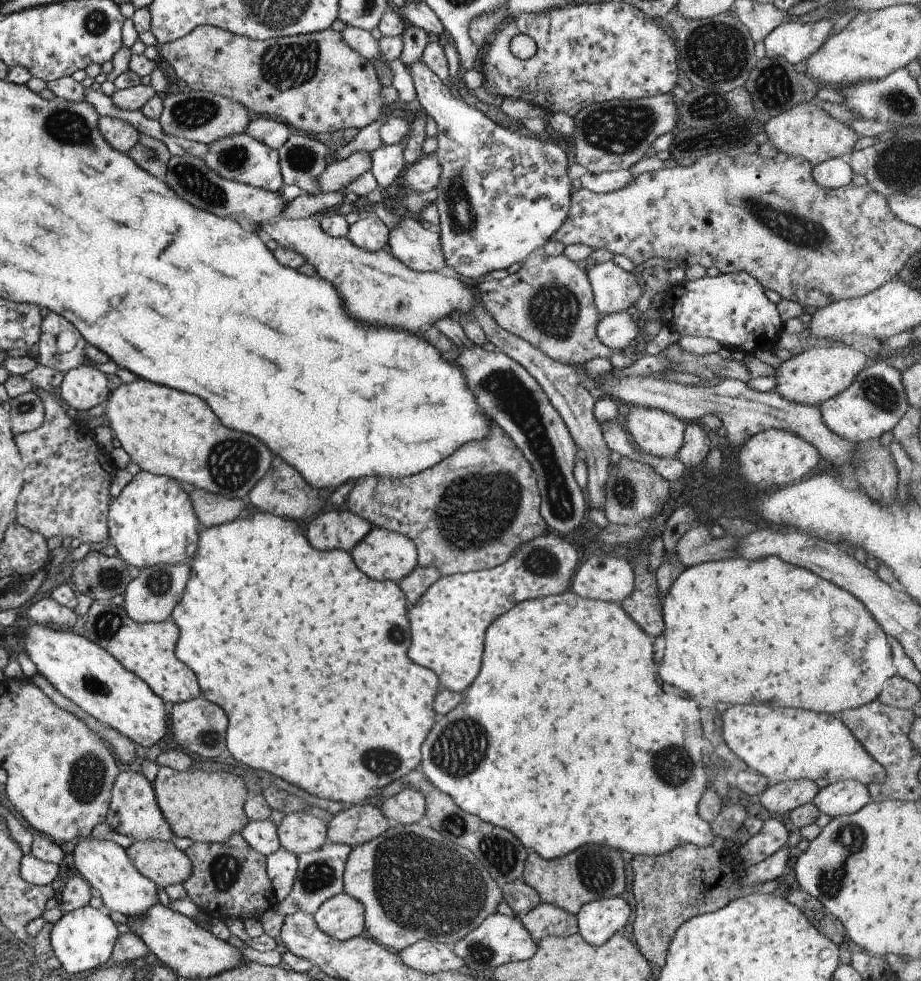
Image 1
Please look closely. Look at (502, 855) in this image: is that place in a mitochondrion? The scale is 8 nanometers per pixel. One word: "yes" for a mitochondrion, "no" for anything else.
yes

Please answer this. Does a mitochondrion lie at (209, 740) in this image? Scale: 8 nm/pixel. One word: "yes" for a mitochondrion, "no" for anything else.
yes

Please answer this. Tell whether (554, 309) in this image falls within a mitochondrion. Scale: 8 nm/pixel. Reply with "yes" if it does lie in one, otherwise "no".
yes

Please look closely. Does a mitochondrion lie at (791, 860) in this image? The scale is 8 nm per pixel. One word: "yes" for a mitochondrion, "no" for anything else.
no

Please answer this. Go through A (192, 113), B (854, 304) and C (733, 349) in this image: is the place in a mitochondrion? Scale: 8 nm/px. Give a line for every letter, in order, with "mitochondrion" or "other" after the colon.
A: mitochondrion
B: other
C: other

